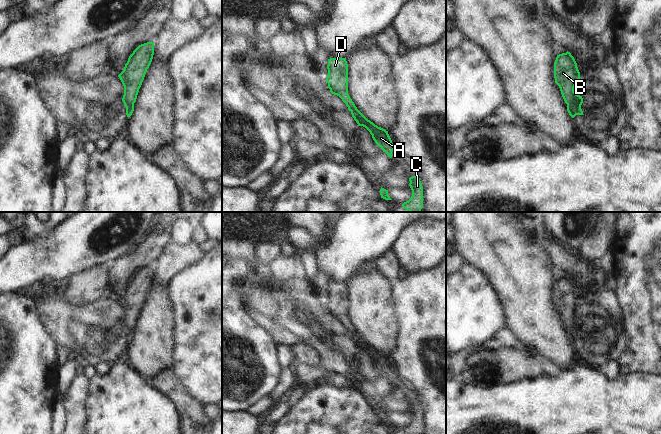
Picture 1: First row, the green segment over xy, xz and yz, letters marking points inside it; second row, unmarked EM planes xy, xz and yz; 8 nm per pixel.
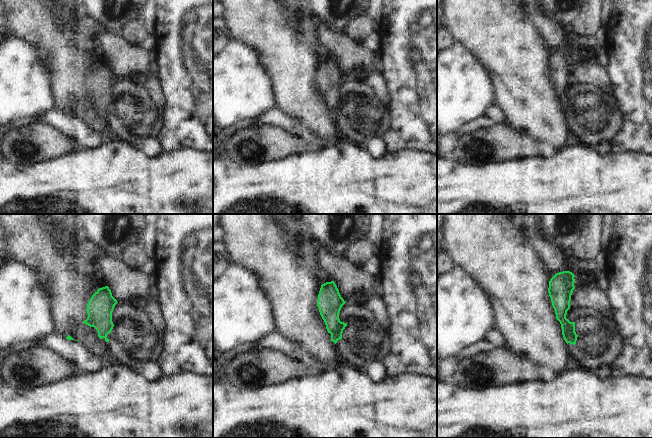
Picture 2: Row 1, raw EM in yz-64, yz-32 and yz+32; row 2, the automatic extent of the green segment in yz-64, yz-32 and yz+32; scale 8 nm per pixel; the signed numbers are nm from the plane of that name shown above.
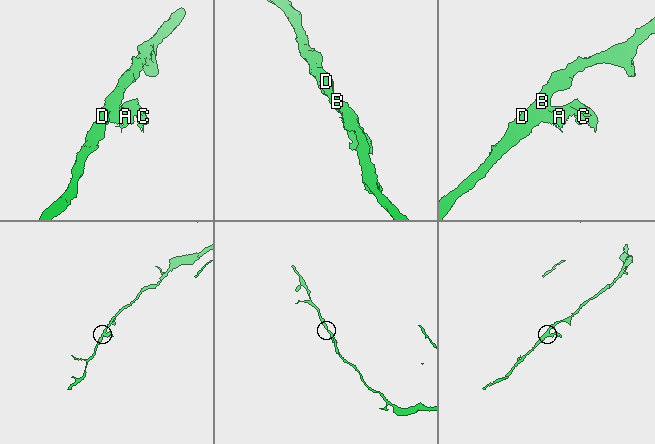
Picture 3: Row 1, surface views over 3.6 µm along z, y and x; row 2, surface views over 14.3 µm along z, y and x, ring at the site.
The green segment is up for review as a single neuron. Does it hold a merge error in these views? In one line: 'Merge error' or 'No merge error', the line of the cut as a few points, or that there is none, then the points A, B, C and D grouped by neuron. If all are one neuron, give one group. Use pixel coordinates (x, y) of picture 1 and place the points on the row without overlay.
Merge error. Split along yz (574, 316), (571, 318), (571, 325), (567, 328). Groups: A C / B D.

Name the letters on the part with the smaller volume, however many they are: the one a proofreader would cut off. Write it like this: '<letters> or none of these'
A, C

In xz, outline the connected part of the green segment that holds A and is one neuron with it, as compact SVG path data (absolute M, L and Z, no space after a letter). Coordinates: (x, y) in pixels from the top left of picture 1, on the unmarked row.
M358 333L351 335L351 338L354 344L357 346L358 350L365 351L372 359L372 362L377 370L379 370L390 382L392 382L393 374L395 374L397 377L397 373L393 369L388 355L381 351L378 351L373 346L368 344Z

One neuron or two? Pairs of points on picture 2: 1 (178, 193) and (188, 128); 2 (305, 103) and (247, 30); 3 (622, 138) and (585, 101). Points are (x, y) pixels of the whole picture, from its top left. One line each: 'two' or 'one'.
1: two
2: one
3: two

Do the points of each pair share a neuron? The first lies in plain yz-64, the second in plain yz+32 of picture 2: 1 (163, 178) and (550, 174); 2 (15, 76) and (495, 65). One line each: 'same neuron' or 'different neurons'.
1: same neuron
2: different neurons

